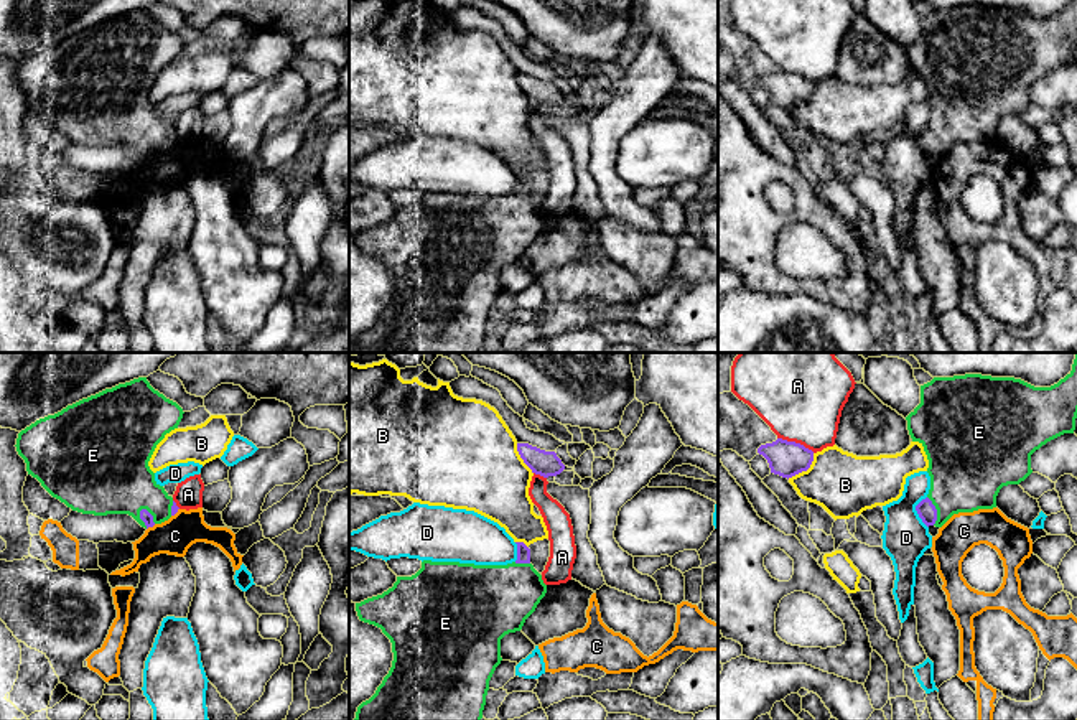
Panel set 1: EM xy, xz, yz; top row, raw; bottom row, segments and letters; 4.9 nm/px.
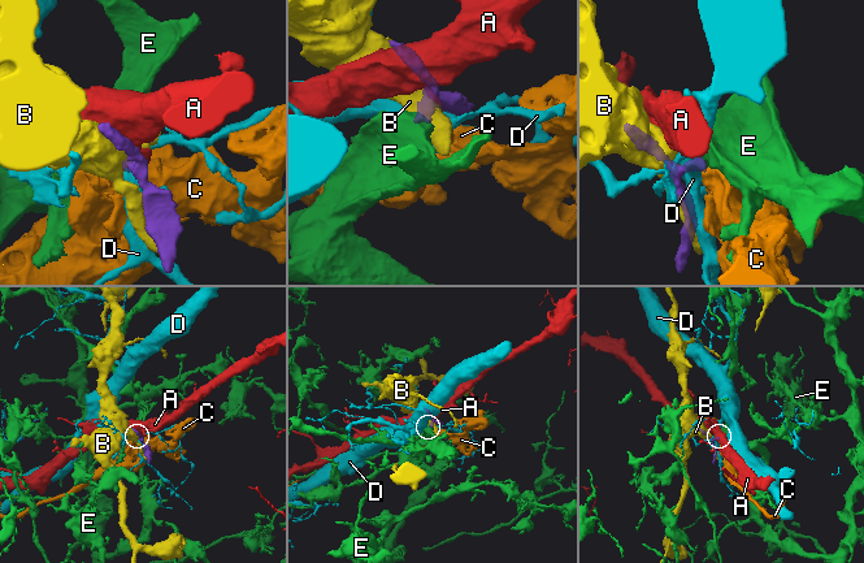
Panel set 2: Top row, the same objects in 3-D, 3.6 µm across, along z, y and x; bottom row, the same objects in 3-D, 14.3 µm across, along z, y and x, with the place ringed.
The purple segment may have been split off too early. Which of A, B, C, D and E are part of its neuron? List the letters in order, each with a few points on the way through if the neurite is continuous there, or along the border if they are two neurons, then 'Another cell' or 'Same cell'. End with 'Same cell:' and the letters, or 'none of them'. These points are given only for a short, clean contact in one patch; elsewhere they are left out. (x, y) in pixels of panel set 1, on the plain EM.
A: Another cell
B: Another cell
C: Boundary: xy (155, 155), (147, 160). Another cell
D: Boundary: yz (926, 127), (916, 137), (916, 144), (927, 158). Another cell
E: Path across: xy (145, 147), (149, 144), (112, 107). Same cell
Same cell: E

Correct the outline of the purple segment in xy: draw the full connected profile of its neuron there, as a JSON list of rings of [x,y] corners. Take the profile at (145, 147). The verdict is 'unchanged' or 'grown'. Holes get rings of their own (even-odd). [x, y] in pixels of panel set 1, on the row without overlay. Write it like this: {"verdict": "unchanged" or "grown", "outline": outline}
{"verdict": "grown", "outline": [[[138,8],[36,51],[18,64],[15,77],[28,105],[72,142],[94,147],[128,145],[148,160],[180,140],[155,112],[148,92],[165,66],[178,59],[183,44],[147,8]]]}

